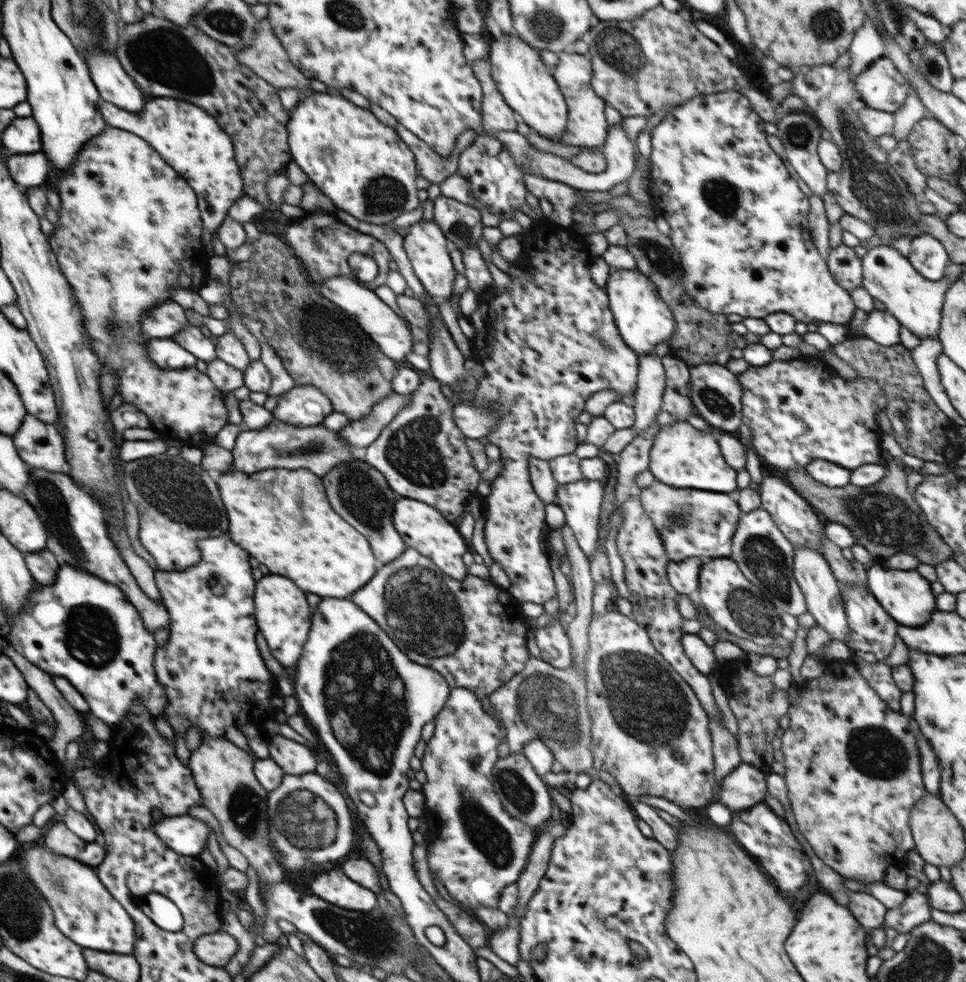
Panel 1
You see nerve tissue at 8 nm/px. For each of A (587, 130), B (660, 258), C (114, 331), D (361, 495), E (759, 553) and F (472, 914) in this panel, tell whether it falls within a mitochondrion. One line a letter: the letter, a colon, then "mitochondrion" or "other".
A: other
B: mitochondrion
C: mitochondrion
D: mitochondrion
E: mitochondrion
F: other

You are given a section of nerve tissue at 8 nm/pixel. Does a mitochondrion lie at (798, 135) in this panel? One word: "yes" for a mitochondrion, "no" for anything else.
yes

